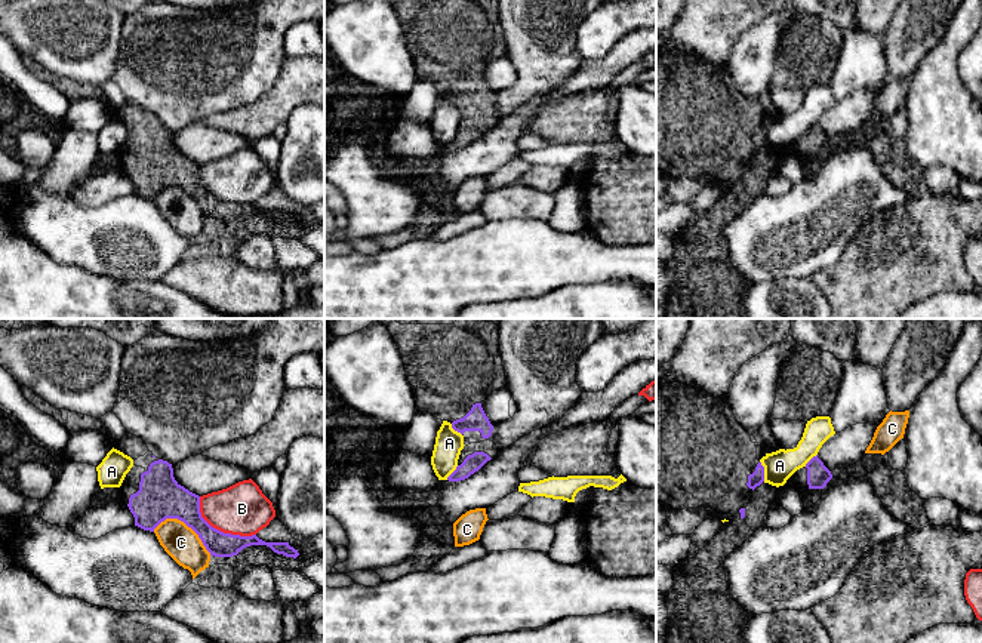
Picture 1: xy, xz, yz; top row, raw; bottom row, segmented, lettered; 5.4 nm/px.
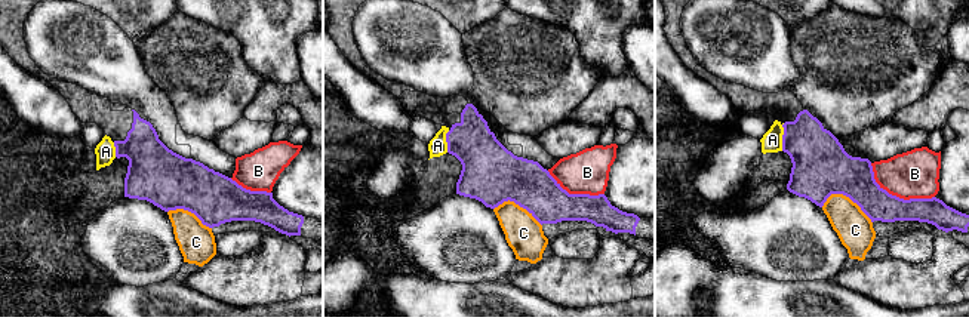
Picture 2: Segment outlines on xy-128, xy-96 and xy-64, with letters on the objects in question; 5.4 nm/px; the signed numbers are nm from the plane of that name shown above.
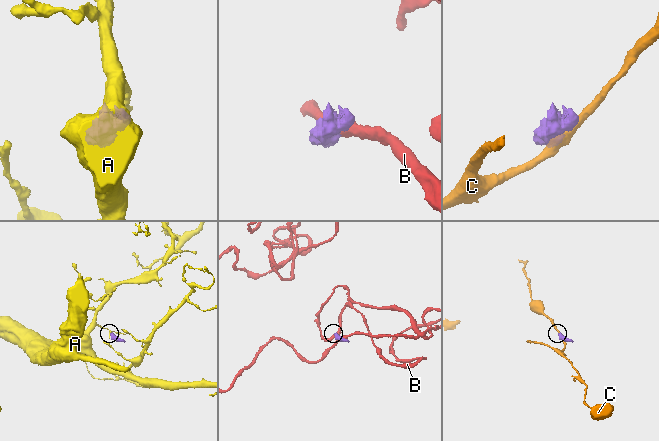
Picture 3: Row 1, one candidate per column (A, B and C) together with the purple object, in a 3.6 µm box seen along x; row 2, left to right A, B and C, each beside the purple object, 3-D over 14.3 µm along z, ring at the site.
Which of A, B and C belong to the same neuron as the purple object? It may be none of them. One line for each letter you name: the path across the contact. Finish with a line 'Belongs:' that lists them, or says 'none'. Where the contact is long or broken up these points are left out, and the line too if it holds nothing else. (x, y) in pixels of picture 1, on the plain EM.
Belongs: none

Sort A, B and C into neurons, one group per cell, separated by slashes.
A / B / C

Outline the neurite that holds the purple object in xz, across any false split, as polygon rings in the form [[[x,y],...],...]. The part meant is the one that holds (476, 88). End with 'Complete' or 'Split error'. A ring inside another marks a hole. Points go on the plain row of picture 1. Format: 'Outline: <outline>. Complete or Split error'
Outline: [[[481,71],[472,73],[464,86],[453,89],[452,96],[461,102],[465,99],[480,99],[483,107],[489,107],[493,99],[493,93],[486,84]]]. Complete

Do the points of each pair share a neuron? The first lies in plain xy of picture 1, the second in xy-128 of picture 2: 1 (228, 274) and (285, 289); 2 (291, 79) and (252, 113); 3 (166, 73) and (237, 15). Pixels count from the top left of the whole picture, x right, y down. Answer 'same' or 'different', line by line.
1: same
2: same
3: different

